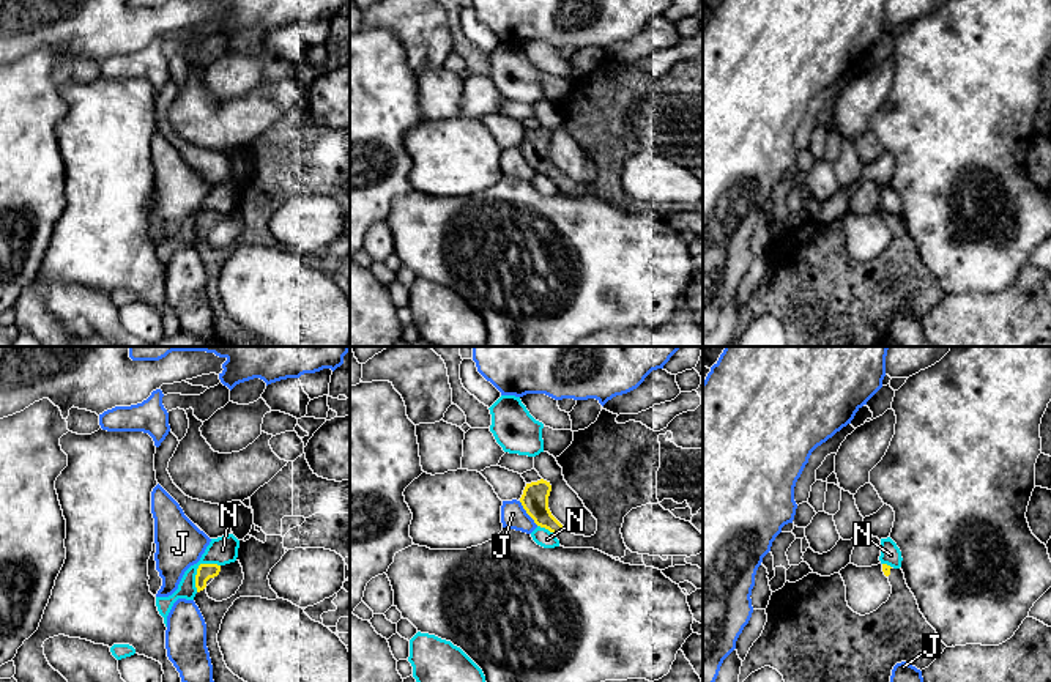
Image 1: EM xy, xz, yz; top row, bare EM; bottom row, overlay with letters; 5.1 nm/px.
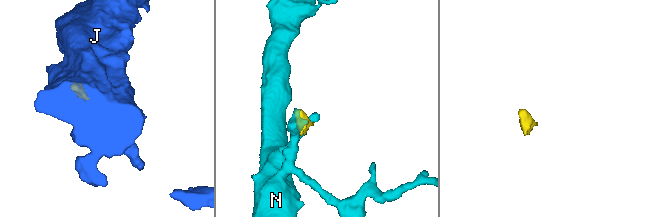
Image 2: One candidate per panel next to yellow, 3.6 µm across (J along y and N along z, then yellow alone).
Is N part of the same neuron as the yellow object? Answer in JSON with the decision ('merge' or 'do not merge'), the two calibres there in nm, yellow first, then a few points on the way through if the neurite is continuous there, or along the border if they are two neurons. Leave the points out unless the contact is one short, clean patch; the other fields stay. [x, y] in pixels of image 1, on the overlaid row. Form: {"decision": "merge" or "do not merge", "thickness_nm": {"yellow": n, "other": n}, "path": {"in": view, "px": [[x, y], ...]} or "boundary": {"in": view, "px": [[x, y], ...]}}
{"decision": "do not merge", "thickness_nm": {"yellow": 80, "other": 140}, "boundary": {"in": "xy", "px": [[219, 564], [199, 566], [196, 591]]}}

